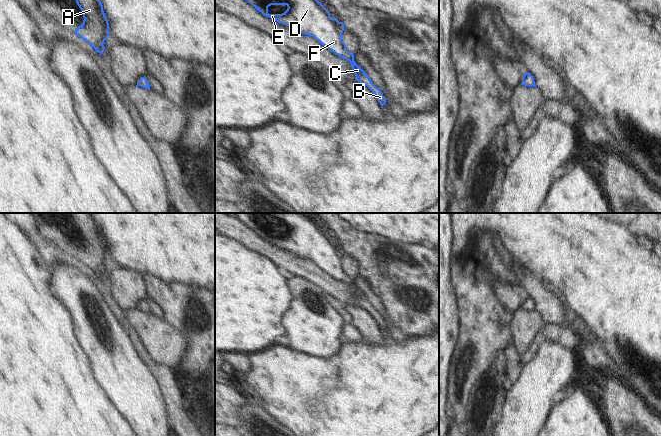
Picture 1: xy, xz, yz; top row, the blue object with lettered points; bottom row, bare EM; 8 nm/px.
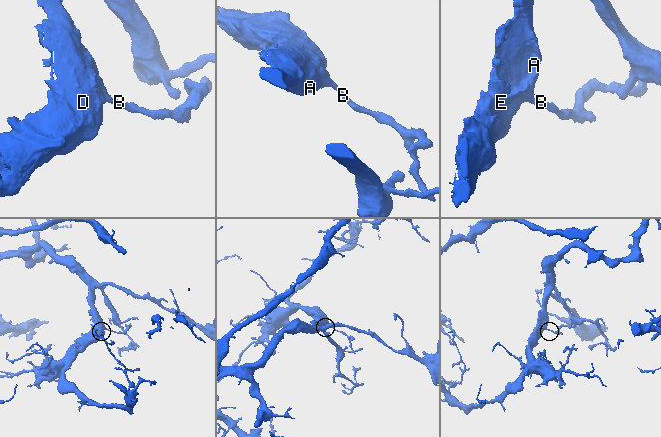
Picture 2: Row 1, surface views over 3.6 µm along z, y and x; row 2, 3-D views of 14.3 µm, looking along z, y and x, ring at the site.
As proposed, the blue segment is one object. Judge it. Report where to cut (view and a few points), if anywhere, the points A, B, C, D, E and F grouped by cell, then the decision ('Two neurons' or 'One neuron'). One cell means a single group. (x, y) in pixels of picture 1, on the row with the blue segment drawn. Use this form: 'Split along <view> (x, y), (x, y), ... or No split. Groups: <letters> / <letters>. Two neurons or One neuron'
No split. Groups: A B C D E F. One neuron.

